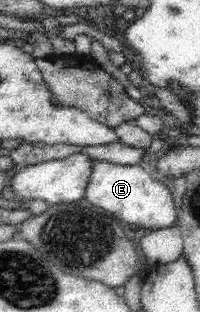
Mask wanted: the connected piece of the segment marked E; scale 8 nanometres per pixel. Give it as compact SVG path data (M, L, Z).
M93 160L82 203L107 212L120 223L135 224L138 228L149 228L153 231L167 229L179 220L179 207L172 198L170 184L140 165L123 166L113 162Z

